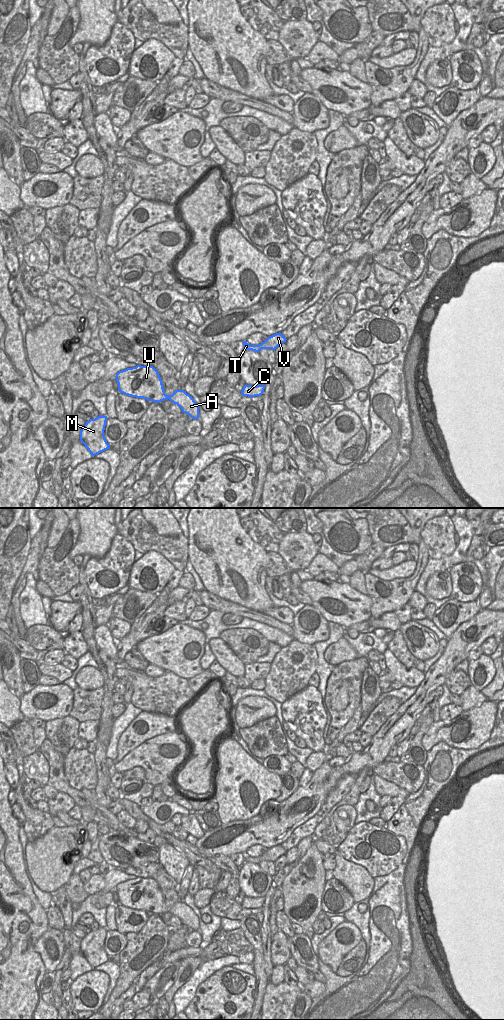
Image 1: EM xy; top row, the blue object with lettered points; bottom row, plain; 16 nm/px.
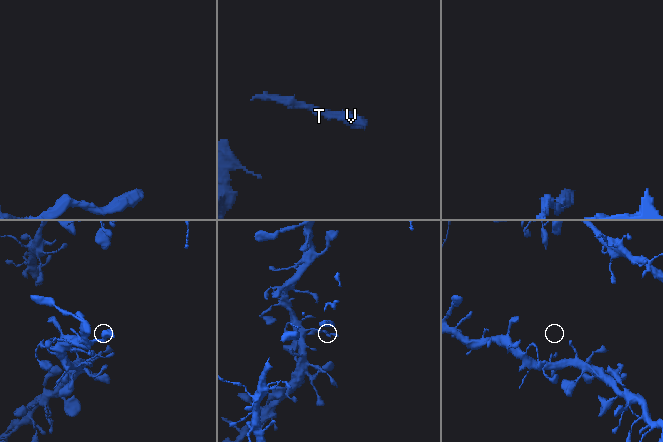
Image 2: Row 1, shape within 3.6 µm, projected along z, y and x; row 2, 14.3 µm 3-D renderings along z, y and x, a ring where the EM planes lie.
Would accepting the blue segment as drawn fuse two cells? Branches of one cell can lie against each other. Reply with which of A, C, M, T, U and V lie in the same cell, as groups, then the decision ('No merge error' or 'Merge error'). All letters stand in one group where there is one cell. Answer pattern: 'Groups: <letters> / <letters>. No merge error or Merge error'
Groups: A C M T U V. No merge error.

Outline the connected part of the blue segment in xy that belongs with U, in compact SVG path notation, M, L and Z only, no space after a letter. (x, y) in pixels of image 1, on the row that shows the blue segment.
M137 365L127 368L119 371L115 379L120 393L157 403L169 399L177 404L183 413L192 419L199 419L199 406L194 399L184 390L176 390L172 395L166 395L161 377L153 366Z

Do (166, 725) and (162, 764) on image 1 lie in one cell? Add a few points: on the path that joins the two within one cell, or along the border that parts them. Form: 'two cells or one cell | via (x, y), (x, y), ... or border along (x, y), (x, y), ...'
two cells | border along (175, 730), (155, 735), (143, 742)

